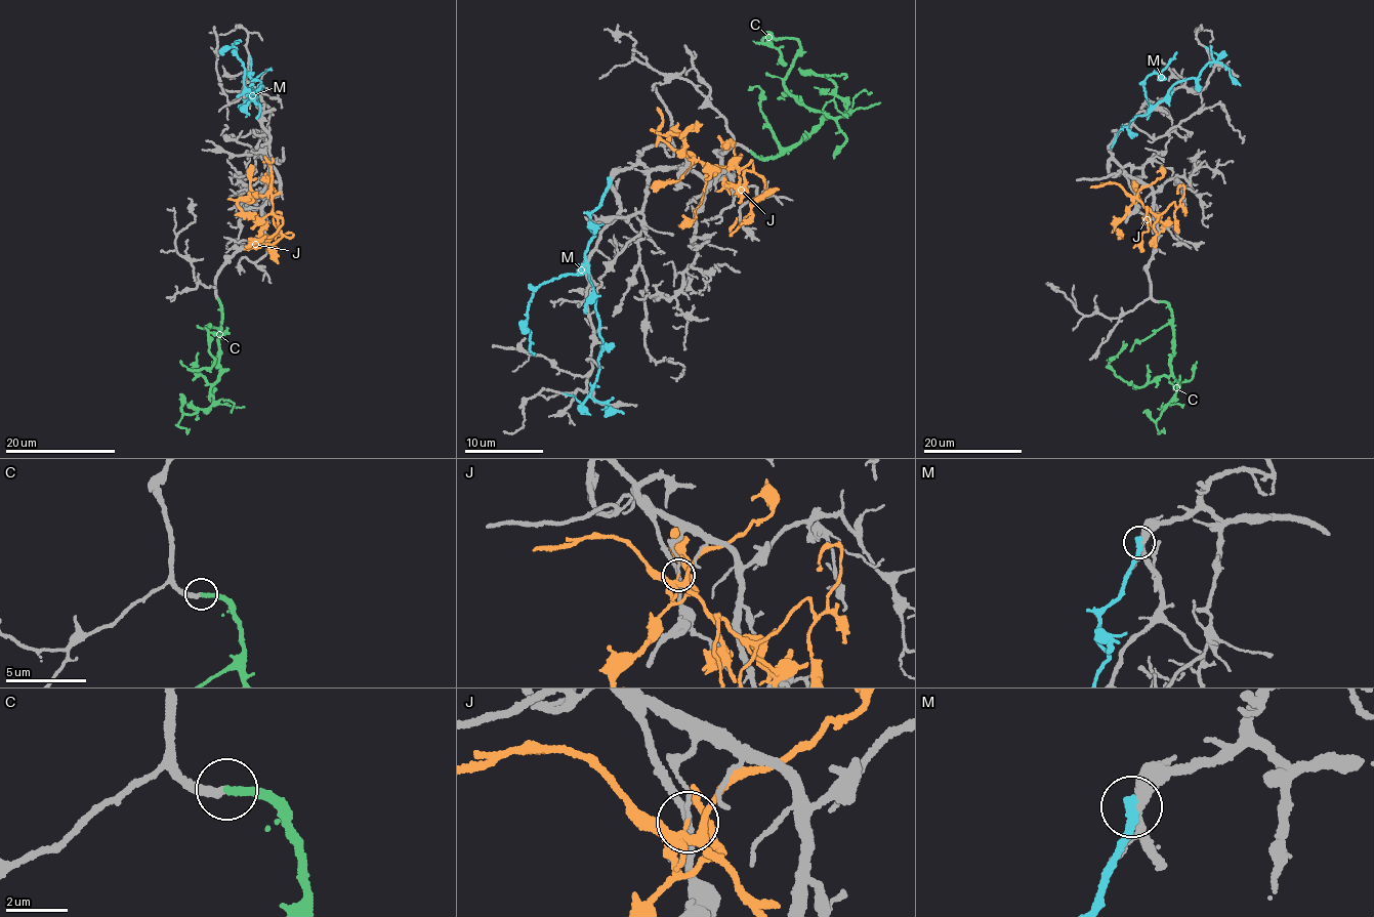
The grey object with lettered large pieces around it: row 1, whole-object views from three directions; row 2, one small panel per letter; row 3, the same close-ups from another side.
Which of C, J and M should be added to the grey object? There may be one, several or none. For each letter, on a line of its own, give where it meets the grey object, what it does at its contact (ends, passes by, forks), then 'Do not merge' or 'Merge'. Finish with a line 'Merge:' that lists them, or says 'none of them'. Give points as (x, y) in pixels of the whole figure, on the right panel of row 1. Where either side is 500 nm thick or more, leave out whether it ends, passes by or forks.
C: Touches grey at (1160, 301). It ends there. Merge
J: Touches grey at (1134, 195). It forks there. Do not merge
M: Touches grey at (1112, 146). It ends there. Do not merge
Merge: C

